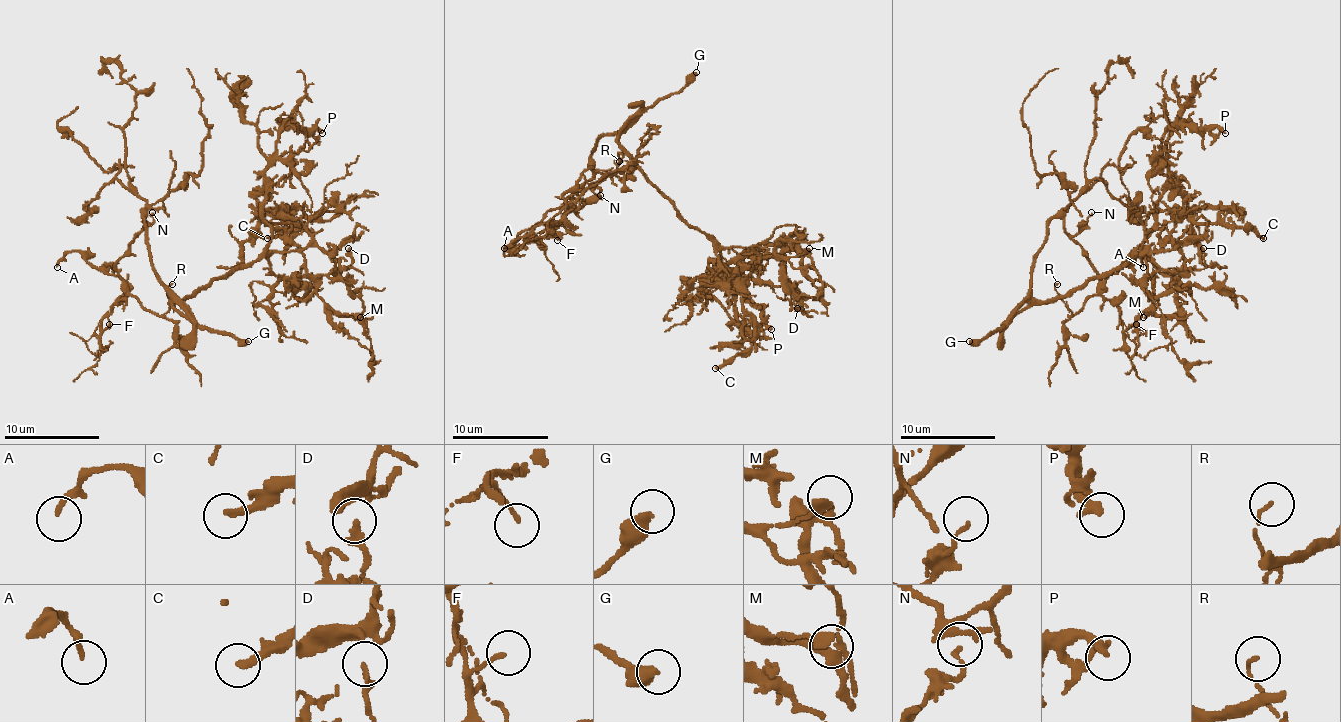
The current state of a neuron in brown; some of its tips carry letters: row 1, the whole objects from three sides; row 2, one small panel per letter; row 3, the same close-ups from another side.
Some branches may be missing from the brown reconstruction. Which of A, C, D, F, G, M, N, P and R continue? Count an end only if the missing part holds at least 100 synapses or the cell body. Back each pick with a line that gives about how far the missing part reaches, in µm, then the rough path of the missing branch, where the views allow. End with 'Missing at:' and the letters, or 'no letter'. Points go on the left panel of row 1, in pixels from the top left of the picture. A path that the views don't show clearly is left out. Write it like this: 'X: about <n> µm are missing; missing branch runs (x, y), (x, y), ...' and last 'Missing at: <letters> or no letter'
G: about 60 µm are missing
Missing at: G

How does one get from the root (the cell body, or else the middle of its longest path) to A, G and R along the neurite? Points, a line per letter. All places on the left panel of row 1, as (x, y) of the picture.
A: (181, 298), (172, 301), (152, 265), (143, 217), (119, 274), (76, 250), (57, 267)
G: (181, 298), (172, 301), (176, 301), (200, 324), (215, 332), (226, 332), (238, 341), (248, 341)
R: (181, 298), (172, 301), (152, 265), (143, 217), (143, 229), (117, 262), (121, 286), (162, 315), (172, 284)

